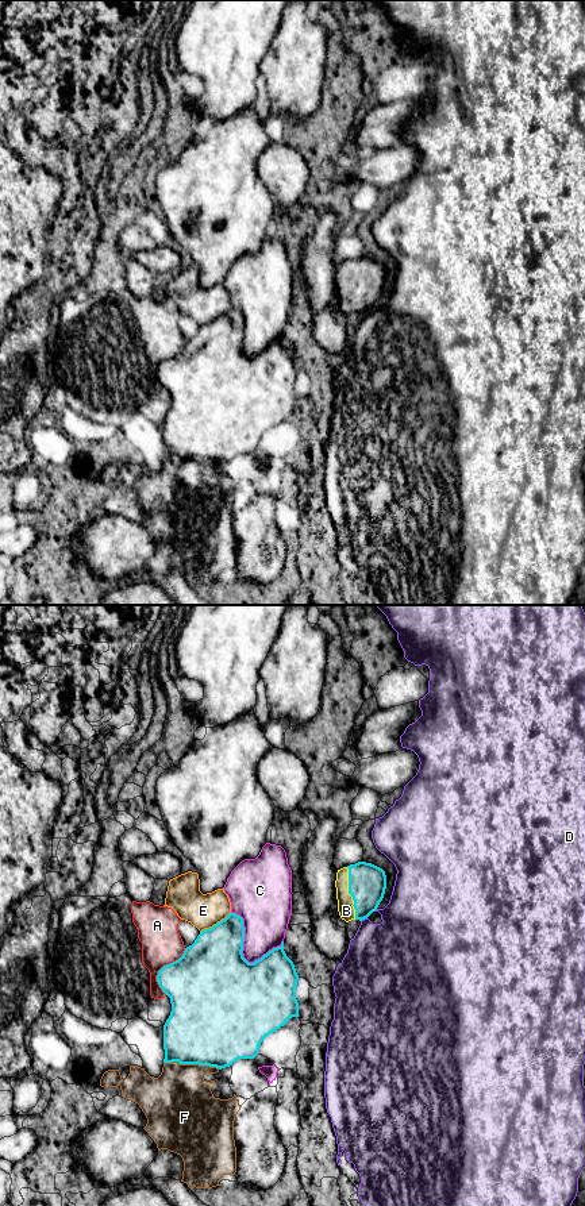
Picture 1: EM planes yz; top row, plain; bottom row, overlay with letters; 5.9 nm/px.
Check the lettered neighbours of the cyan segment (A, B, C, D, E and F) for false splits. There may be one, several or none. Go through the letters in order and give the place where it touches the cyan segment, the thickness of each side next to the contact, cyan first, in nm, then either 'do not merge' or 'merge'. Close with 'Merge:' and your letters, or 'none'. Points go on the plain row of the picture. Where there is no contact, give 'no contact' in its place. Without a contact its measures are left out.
A: meets cyan in yz at (161, 363); 400 nm thick on the cyan side, 240 nm on the other; do not merge
B: meets cyan in yz at (349, 288); 220 nm thick on the cyan side, 100 nm on the other; merge
C: meets cyan in yz at (242, 345); 460 nm thick on the cyan side, 280 nm on the other; do not merge
D: meets cyan in yz at (364, 313); 220 nm thick on the cyan side, 400 nm on the other; do not merge
E: meets cyan in yz at (216, 319); 360 nm thick on the cyan side, 200 nm on the other; do not merge
F: meets cyan in yz at (192, 458); 480 nm thick on the cyan side, 400 nm on the other; do not merge
Merge: B

